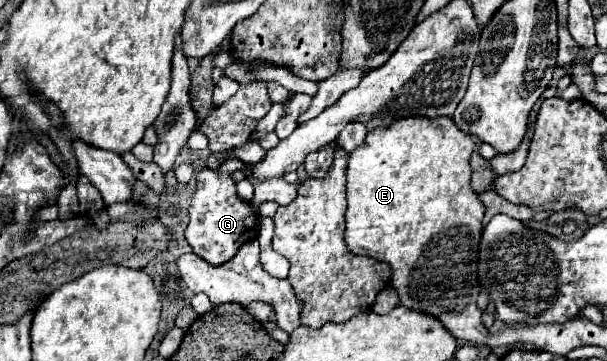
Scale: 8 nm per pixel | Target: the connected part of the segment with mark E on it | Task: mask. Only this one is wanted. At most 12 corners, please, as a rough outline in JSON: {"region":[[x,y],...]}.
{"region":[[450,117],[348,159],[346,247],[400,305],[486,345],[484,205]]}

